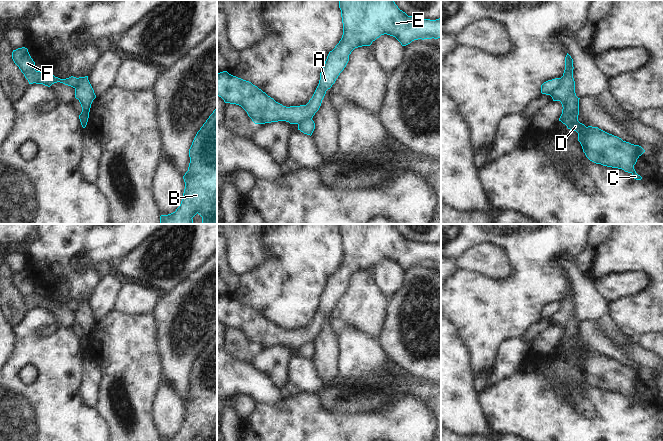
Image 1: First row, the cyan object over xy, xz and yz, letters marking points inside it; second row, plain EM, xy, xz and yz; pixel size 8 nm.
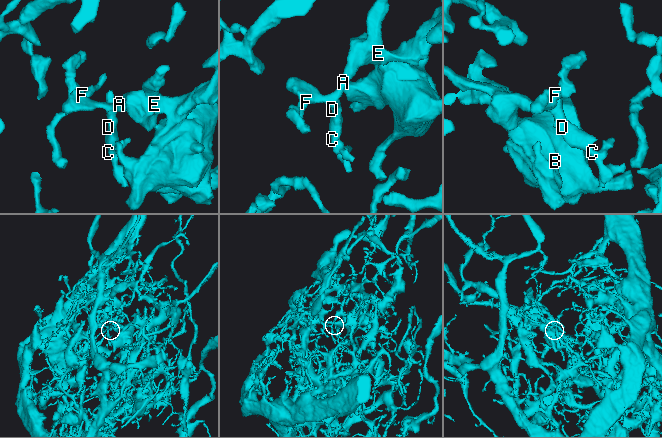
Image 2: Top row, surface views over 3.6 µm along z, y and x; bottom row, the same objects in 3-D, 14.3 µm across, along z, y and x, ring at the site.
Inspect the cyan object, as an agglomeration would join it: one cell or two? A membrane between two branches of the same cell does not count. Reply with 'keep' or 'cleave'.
cleave

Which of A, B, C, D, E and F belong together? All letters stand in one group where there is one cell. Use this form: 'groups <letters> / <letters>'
groups A B E F / C D

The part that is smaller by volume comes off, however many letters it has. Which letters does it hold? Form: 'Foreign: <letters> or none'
Foreign: C, D

